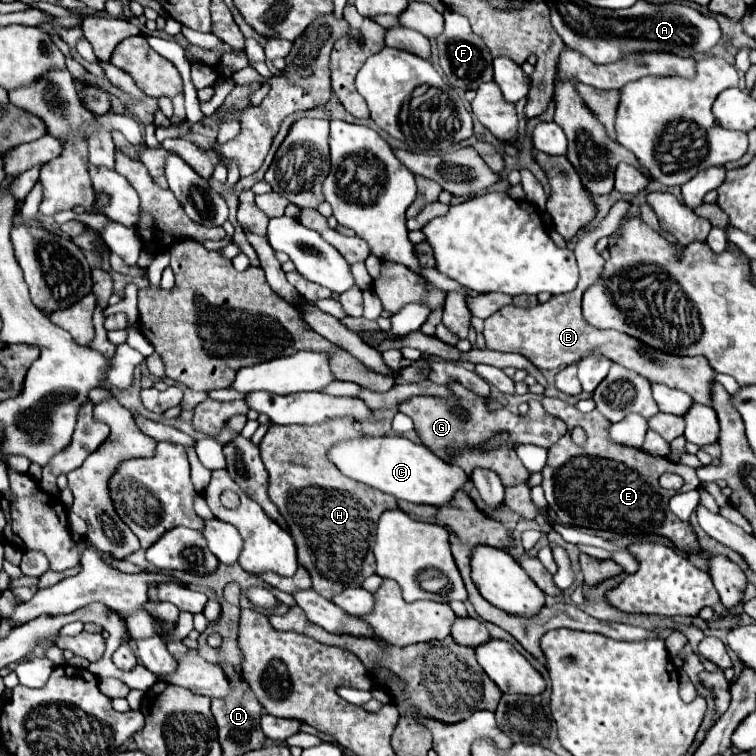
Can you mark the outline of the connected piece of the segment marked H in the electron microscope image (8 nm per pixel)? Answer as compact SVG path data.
M337 417L325 423L317 423L315 429L309 425L273 425L259 443L261 459L269 471L269 499L277 505L297 545L299 565L303 565L309 571L313 589L325 599L333 599L333 595L343 591L345 587L361 587L363 579L375 573L373 543L377 519L383 511L397 507L395 497L383 491L375 491L363 483L355 483L353 479L347 479L327 459L327 451L339 439L351 439L359 435L361 433L353 429L351 417Z

